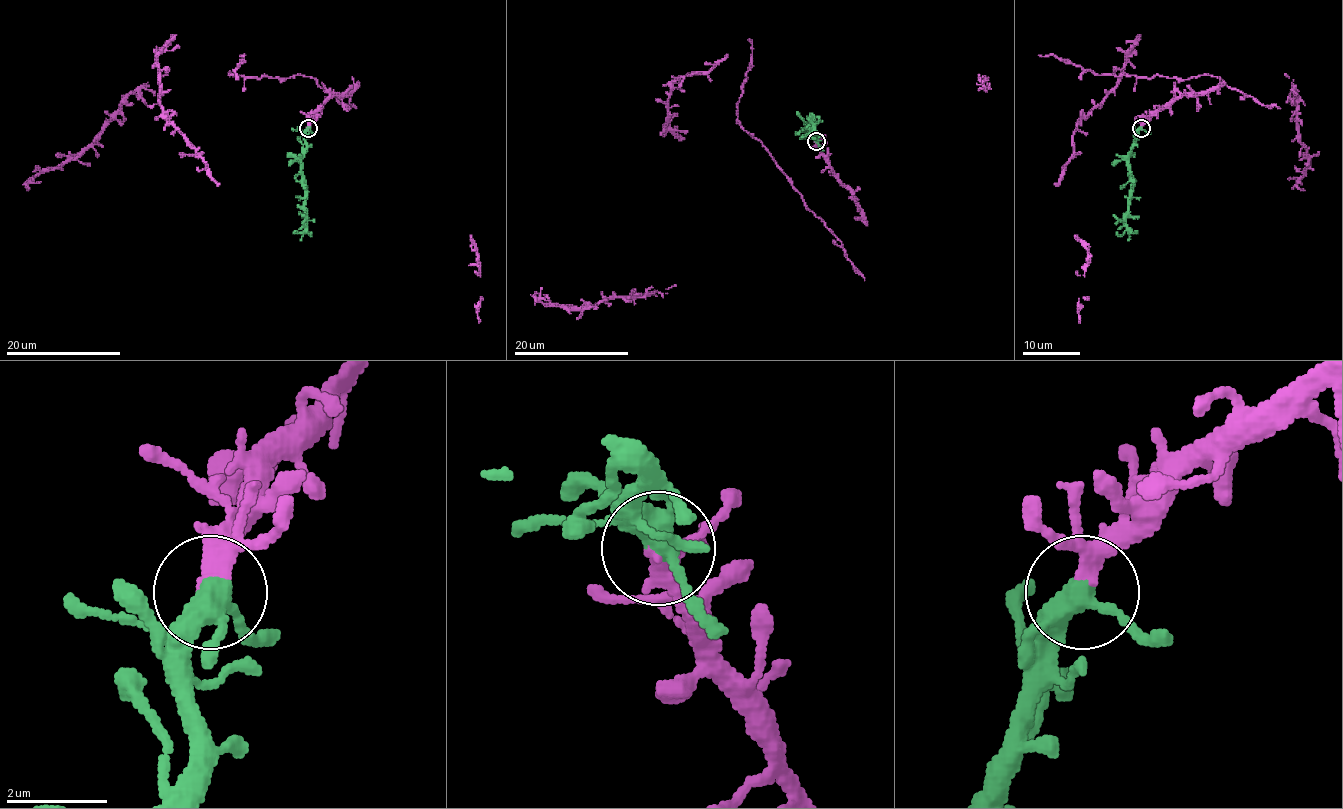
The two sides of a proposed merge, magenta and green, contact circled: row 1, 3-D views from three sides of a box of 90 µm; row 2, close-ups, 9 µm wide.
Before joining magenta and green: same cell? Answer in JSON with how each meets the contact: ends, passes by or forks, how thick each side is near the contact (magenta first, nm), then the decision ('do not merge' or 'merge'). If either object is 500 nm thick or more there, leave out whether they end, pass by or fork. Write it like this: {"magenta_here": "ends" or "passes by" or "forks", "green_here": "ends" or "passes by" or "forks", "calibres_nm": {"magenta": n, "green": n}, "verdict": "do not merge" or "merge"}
{"magenta_here": "passes by", "green_here": "passes by", "calibres_nm": {"magenta": 280, "green": 420}, "verdict": "merge"}

